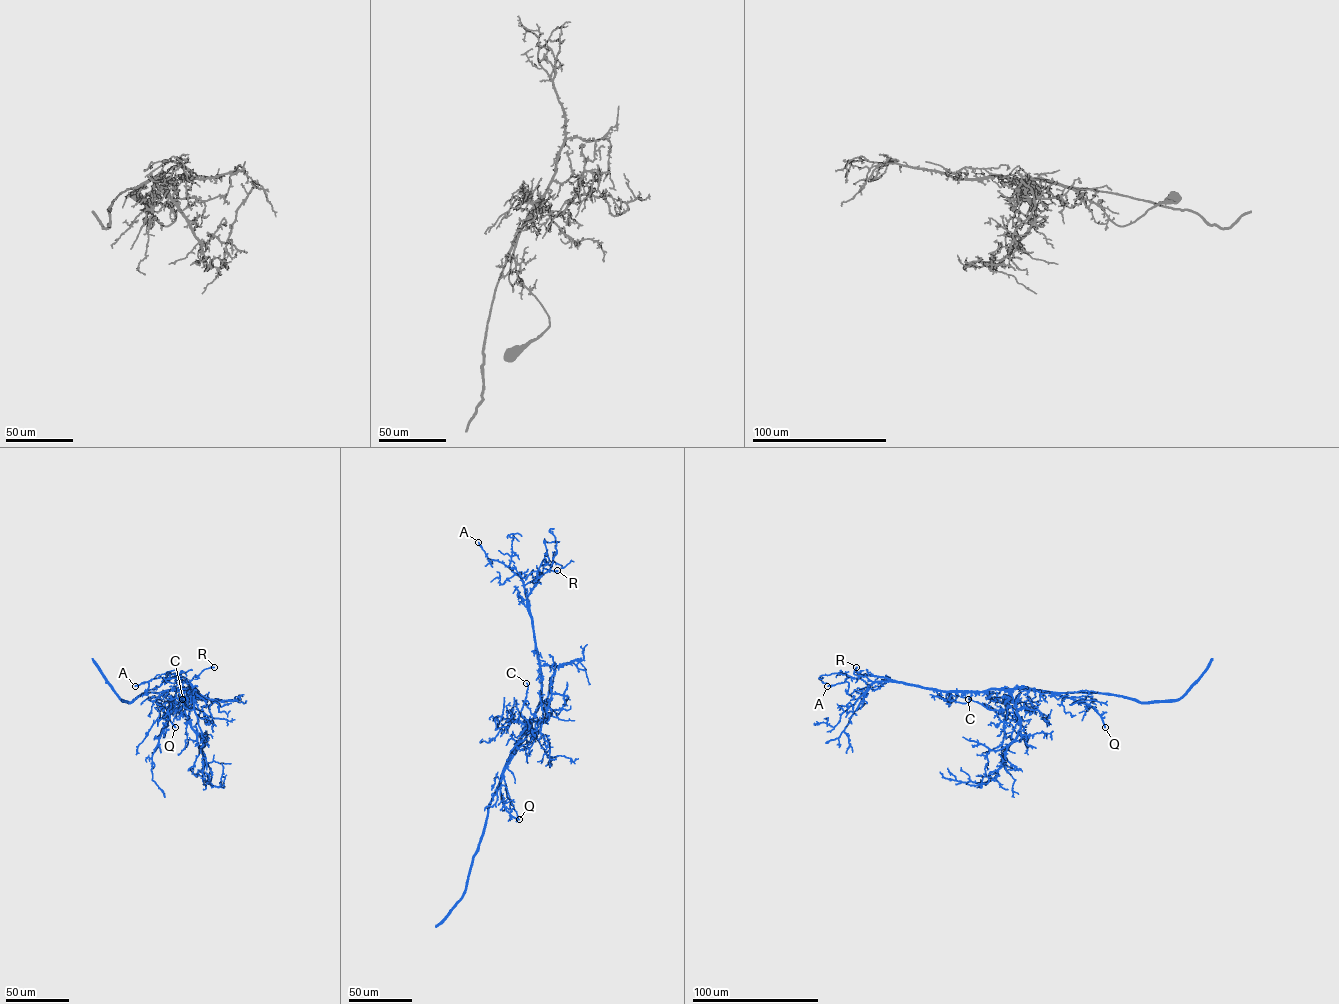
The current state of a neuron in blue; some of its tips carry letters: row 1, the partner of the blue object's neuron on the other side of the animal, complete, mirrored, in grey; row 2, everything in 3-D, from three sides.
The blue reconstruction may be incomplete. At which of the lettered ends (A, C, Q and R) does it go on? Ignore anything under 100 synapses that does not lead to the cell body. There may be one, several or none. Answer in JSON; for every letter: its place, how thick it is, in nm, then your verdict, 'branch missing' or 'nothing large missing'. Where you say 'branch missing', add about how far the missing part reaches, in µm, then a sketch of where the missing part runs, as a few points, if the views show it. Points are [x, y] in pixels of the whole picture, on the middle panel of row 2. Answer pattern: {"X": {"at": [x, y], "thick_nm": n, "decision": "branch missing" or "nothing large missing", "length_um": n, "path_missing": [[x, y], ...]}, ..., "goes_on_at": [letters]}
{"A": {"at": [478, 542], "thick_nm": 180, "decision": "nothing large missing"}, "C": {"at": [526, 683], "thick_nm": 150, "decision": "nothing large missing"}, "Q": {"at": [519, 819], "thick_nm": 440, "decision": "branch missing", "length_um": 100, "path_missing": [[519, 819], [537, 838], [540, 855], [530, 865], [499, 867]]}, "R": {"at": [557, 570], "thick_nm": 480, "decision": "nothing large missing"}, "goes_on_at": ["Q"]}

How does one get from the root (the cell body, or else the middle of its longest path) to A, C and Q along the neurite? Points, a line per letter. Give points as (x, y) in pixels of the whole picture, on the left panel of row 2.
A: (183, 689), (198, 691), (179, 674), (151, 679), (135, 686)
C: (183, 689), (187, 691), (185, 701), (175, 709), (181, 707), (182, 699)
Q: (183, 689), (170, 690), (157, 698), (175, 727)

